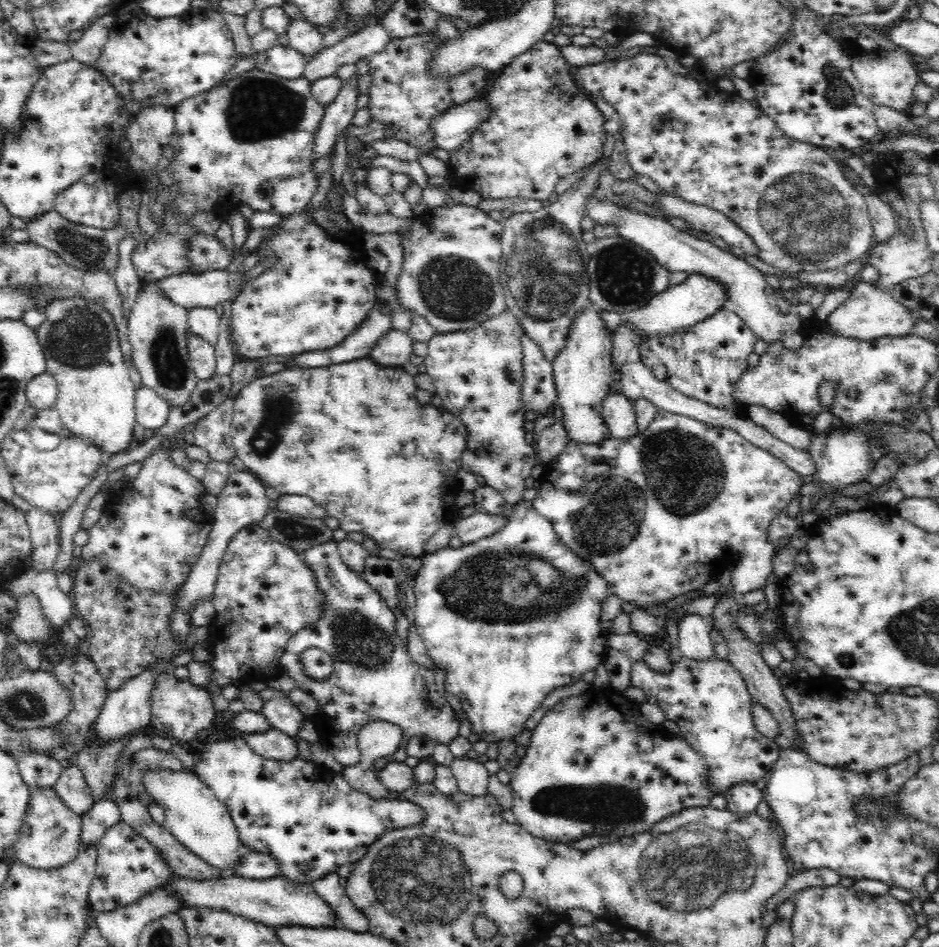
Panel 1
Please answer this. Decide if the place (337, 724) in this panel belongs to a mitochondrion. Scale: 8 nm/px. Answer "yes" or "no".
no

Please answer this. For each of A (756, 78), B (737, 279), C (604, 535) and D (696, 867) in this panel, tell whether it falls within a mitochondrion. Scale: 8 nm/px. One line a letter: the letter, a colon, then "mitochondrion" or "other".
A: other
B: other
C: mitochondrion
D: mitochondrion

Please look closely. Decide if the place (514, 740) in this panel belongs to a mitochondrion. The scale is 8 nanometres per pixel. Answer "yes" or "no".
no

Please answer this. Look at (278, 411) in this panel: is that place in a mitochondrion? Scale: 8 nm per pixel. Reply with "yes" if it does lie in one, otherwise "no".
yes

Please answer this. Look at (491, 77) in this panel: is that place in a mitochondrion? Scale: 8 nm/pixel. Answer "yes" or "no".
no

